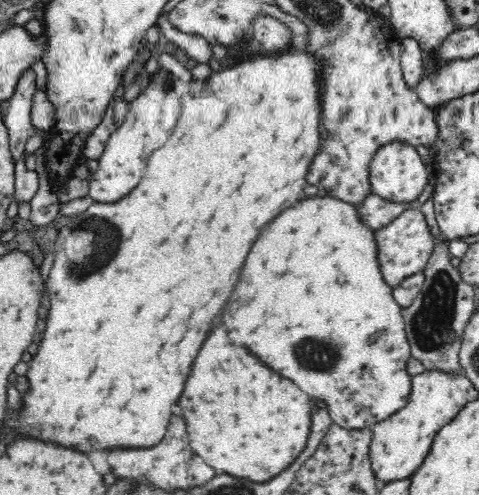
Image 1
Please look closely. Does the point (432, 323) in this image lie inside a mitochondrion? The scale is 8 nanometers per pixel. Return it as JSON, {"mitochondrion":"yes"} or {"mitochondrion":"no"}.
{"mitochondrion":"yes"}

